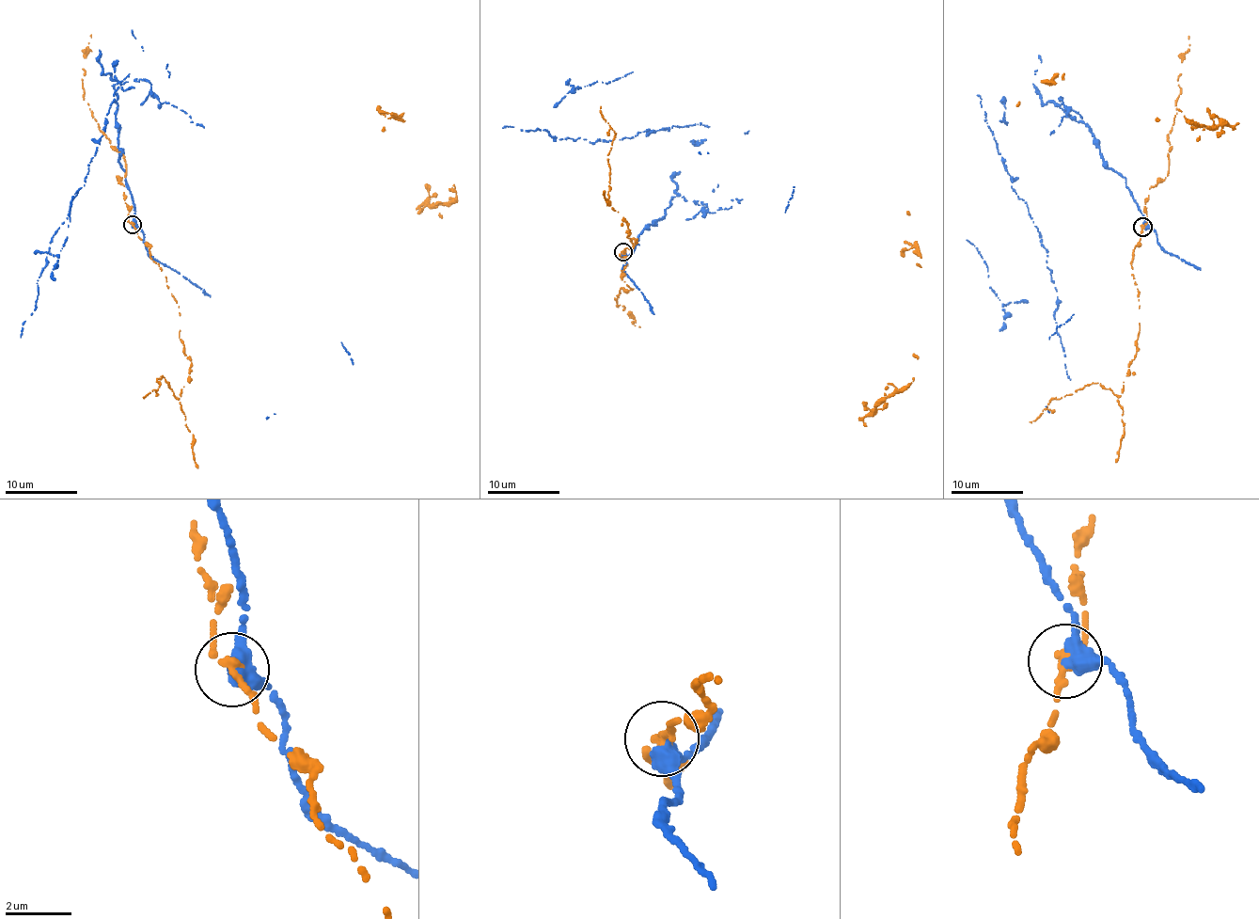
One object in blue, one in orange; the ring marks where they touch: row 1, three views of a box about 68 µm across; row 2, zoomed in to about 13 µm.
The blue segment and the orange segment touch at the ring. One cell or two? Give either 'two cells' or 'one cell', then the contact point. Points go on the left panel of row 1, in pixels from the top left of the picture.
two cells; at (132, 224)

